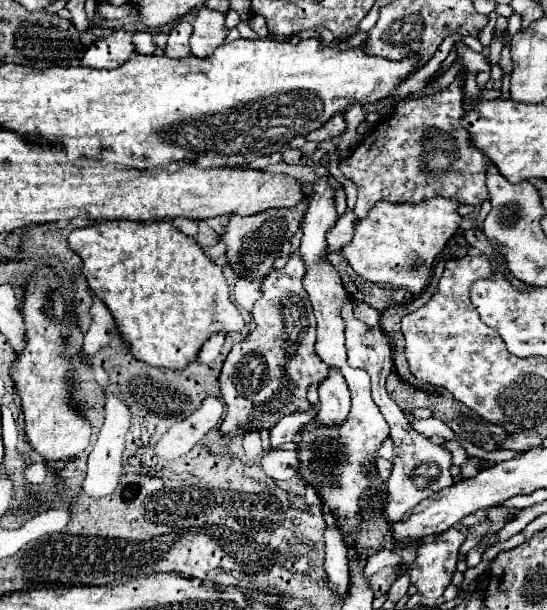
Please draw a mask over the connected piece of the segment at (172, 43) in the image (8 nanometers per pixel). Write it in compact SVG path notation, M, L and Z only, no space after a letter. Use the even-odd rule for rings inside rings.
M178 21L170 33L168 33L168 43L164 53L168 57L188 57L190 55L190 45L188 45L188 37L192 35L192 23L190 21Z

